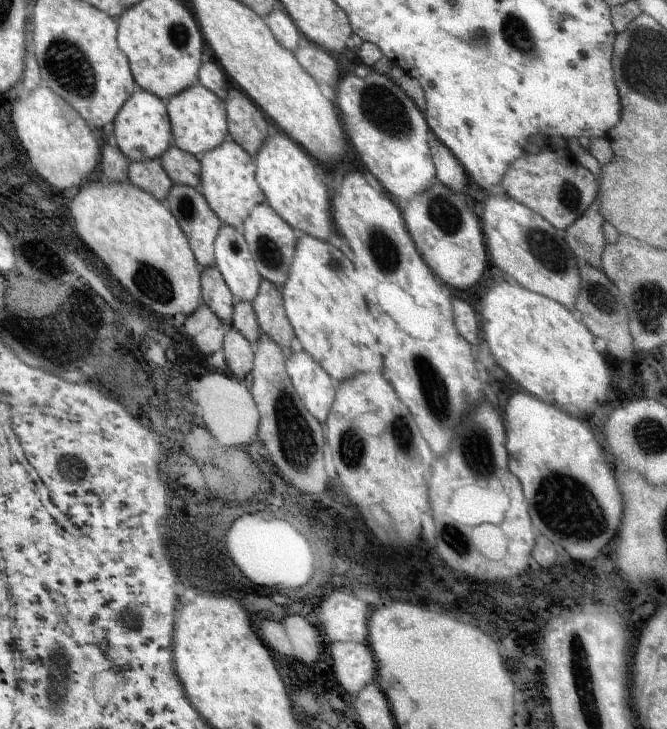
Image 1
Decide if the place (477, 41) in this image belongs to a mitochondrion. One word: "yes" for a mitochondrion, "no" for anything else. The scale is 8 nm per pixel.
yes

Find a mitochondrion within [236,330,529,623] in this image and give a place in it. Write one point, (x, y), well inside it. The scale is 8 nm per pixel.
(297, 441)

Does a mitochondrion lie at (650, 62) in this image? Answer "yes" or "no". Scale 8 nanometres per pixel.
yes

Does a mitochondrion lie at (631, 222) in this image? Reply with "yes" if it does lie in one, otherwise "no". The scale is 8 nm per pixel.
no

